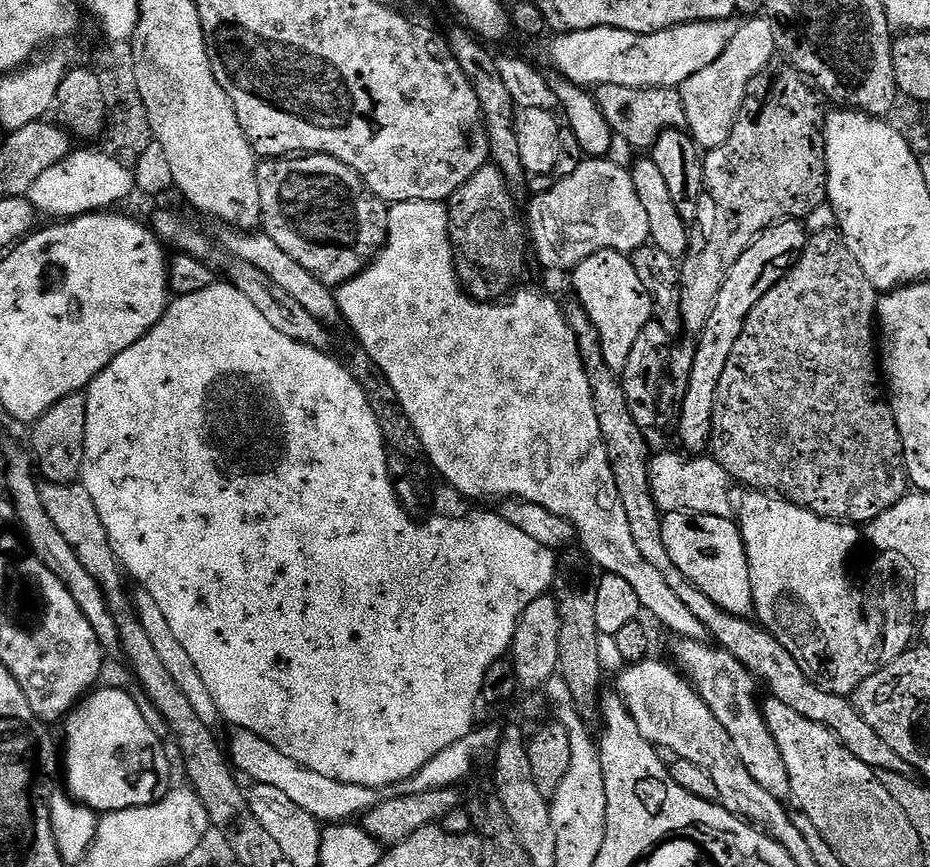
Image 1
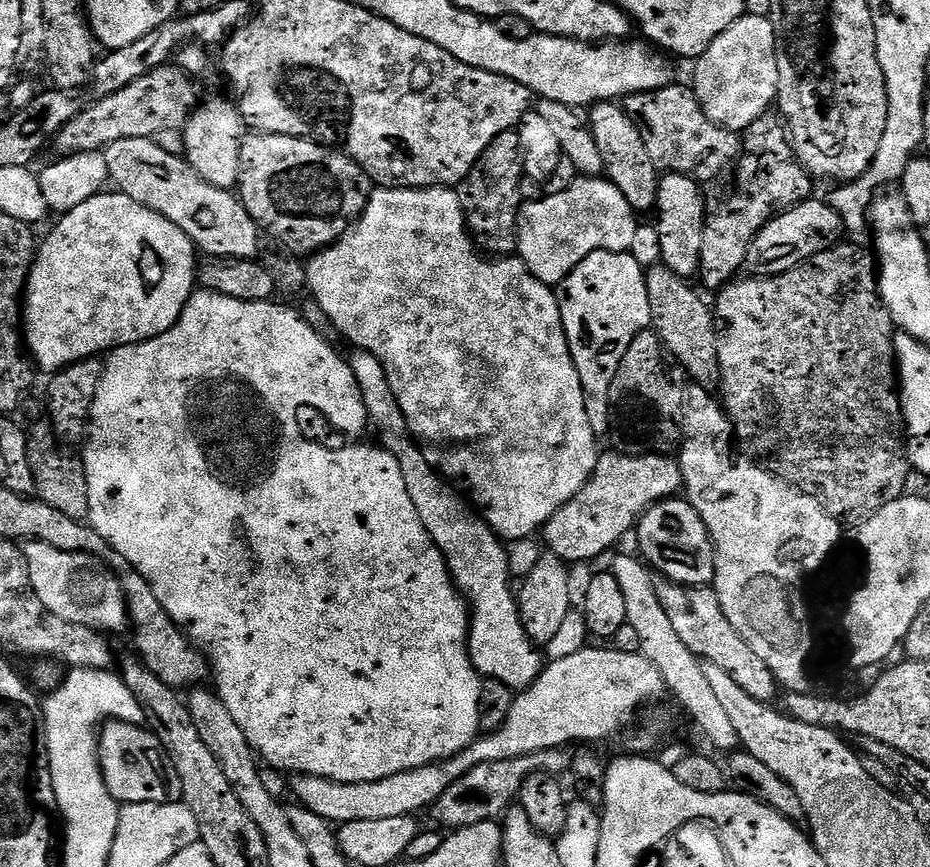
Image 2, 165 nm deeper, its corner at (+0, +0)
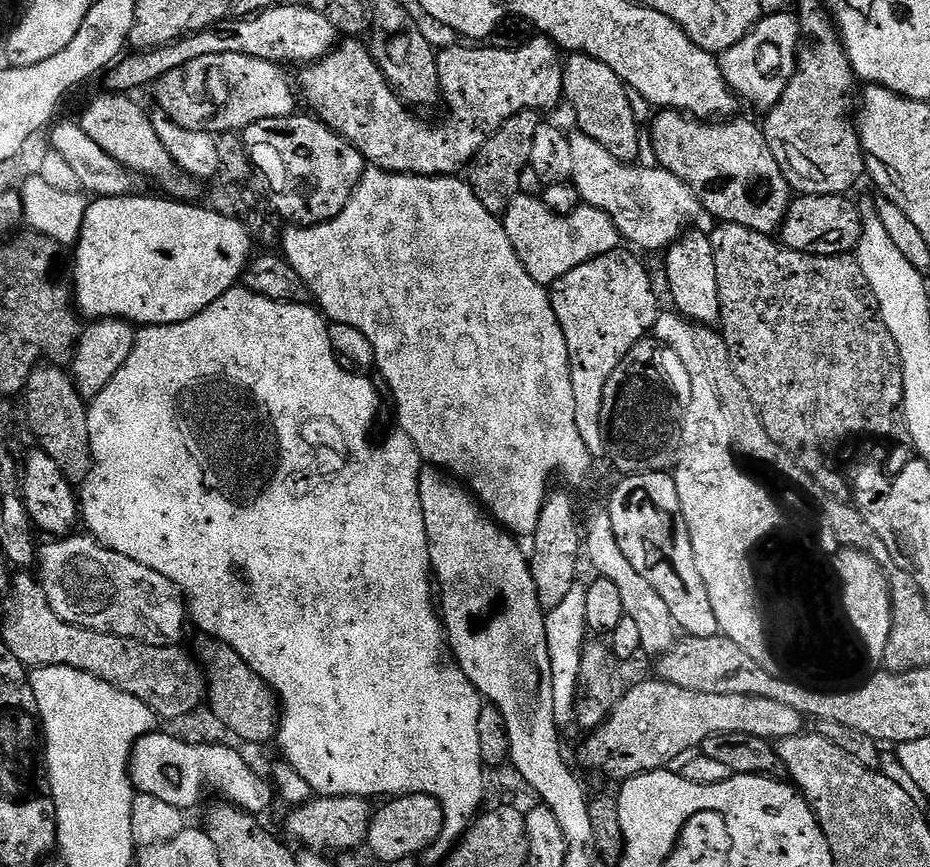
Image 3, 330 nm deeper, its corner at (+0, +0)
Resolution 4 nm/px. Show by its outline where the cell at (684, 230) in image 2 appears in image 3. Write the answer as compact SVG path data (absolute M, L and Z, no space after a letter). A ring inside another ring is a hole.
M707 231L691 232L675 240L662 256L668 292L672 295L671 307L693 325L716 326L720 323L720 299L712 242Z

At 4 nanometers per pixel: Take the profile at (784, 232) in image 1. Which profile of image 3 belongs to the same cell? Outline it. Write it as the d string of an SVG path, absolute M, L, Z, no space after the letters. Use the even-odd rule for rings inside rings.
M797 195L788 207L778 239L785 248L811 256L847 256L855 253L862 238L862 222L857 201L842 196Z

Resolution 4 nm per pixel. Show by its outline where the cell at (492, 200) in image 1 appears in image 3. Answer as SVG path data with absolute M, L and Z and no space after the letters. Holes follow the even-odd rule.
M519 112L514 118L506 118L502 126L484 143L466 169L466 179L486 210L503 214L519 193L519 175L531 162L531 146L534 134L542 123L540 112Z

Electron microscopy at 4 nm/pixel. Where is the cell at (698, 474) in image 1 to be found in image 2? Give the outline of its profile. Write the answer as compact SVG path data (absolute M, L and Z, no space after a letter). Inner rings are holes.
M611 451L601 453L586 486L560 507L540 531L545 549L570 566L602 555L635 529L650 505L673 499L683 489L684 475L675 457L667 453L632 456Z

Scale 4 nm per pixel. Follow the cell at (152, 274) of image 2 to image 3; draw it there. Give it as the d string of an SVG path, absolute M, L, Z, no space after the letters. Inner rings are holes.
M136 195L102 196L93 199L88 204L80 230L80 239L74 245L76 256L74 252L74 267L70 272L74 285L74 304L81 317L87 318L89 321L126 320L133 326L145 328L177 324L194 318L194 314L202 314L202 310L206 310L206 306L218 302L218 298L222 298L222 294L226 294L231 288L235 288L241 283L244 269L248 267L249 260L254 256L254 251L252 252L254 237L235 216L227 215L220 210L211 212L210 209L199 208L196 204L179 204L176 200L163 200L160 196Z

